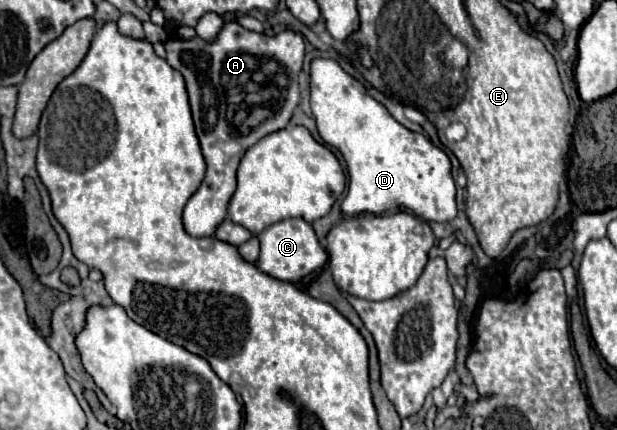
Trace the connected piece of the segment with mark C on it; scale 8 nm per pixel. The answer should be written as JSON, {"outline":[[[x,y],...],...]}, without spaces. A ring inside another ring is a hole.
{"outline":[[[288,218],[280,220],[272,226],[268,226],[264,232],[258,234],[260,238],[260,258],[258,258],[258,268],[266,272],[272,278],[286,280],[286,282],[298,282],[300,278],[308,276],[310,272],[318,270],[324,266],[328,260],[326,250],[320,246],[312,224],[300,218]]]}

